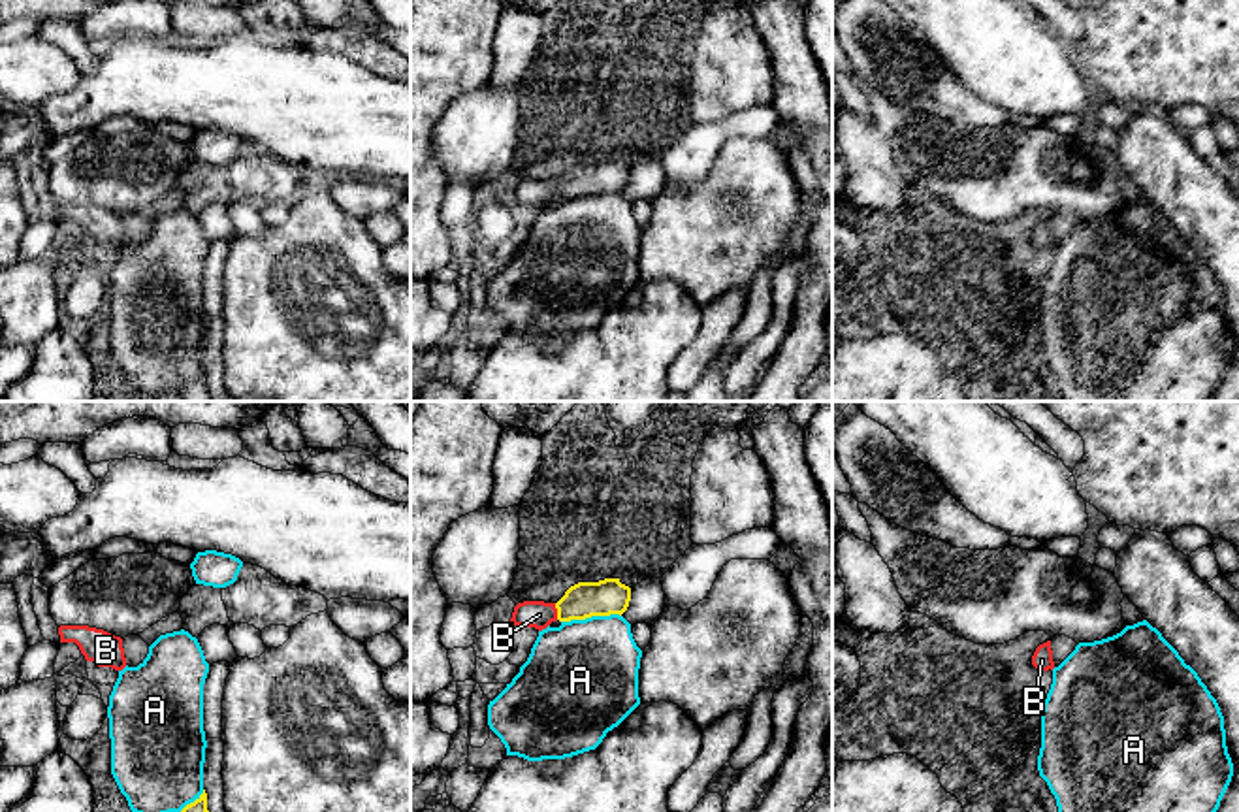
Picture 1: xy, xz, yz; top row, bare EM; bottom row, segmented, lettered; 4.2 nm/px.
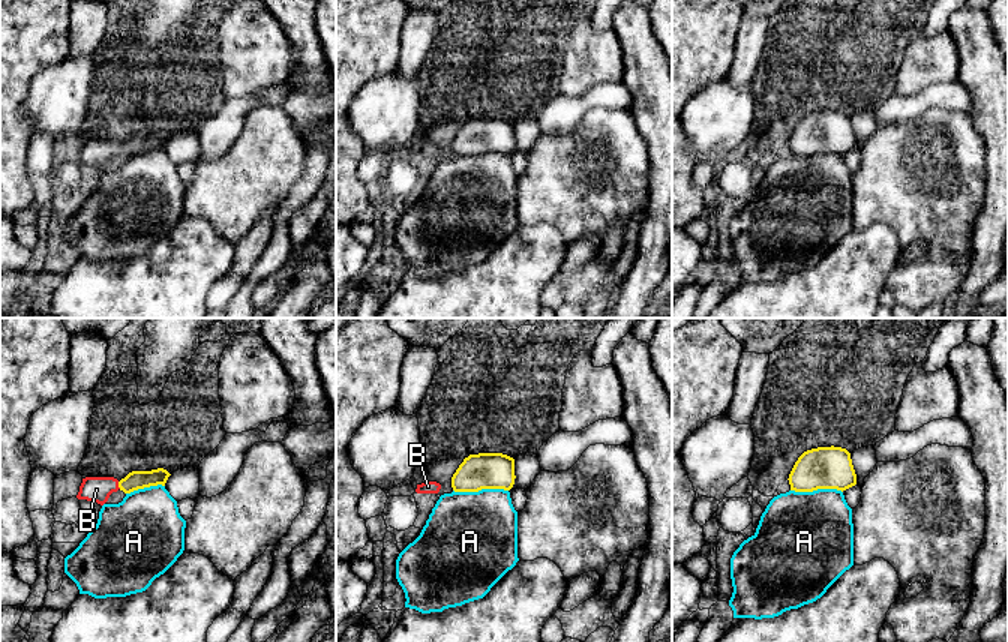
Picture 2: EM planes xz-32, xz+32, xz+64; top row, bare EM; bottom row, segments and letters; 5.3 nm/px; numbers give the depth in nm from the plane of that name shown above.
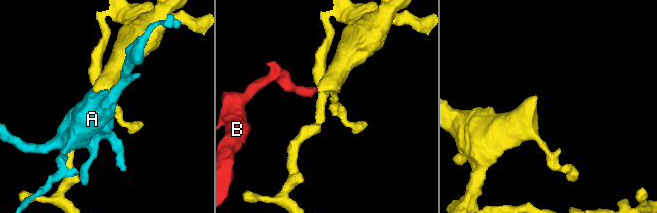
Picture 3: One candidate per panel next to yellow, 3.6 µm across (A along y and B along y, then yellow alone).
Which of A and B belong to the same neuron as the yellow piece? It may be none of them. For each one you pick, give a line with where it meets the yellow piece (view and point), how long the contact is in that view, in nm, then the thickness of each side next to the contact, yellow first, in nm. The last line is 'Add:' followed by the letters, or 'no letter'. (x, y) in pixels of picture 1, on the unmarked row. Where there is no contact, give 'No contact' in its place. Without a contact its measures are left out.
B: Touches yellow at xz (558, 189). Shared border 70 nm. Thickness 160 nm (yellow) against 120 nm
Add: B

